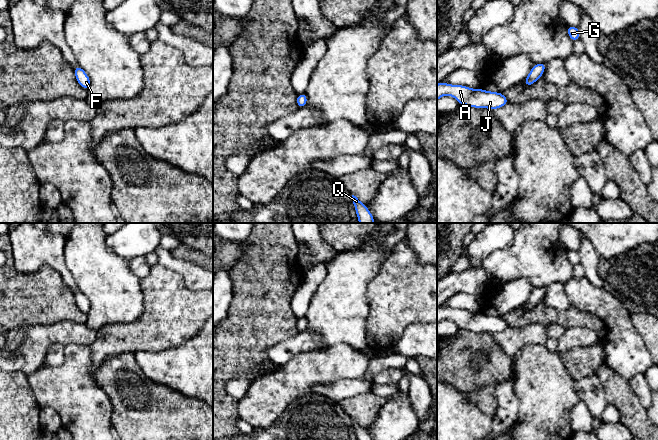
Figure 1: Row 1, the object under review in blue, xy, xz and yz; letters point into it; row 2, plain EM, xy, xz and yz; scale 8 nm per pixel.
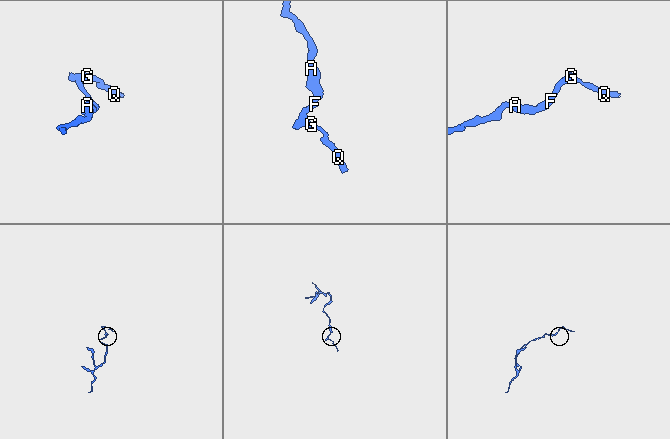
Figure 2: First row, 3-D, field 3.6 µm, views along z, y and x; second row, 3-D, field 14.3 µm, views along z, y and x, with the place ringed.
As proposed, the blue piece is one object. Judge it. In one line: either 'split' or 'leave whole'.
leave whole

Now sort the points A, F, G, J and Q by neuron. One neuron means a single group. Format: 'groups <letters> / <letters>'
groups A F G J Q

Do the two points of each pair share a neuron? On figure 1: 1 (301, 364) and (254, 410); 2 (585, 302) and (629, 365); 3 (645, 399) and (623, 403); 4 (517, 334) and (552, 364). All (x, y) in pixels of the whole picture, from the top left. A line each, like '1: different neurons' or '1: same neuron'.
1: same neuron
2: same neuron
3: different neurons
4: different neurons

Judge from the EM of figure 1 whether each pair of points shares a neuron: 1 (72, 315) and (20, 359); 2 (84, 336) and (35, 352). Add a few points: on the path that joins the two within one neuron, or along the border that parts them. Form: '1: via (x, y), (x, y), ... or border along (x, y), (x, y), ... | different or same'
1: border along (85, 322), (57, 321), (42, 325) | different
2: via (72, 336), (51, 336), (47, 340) | same

